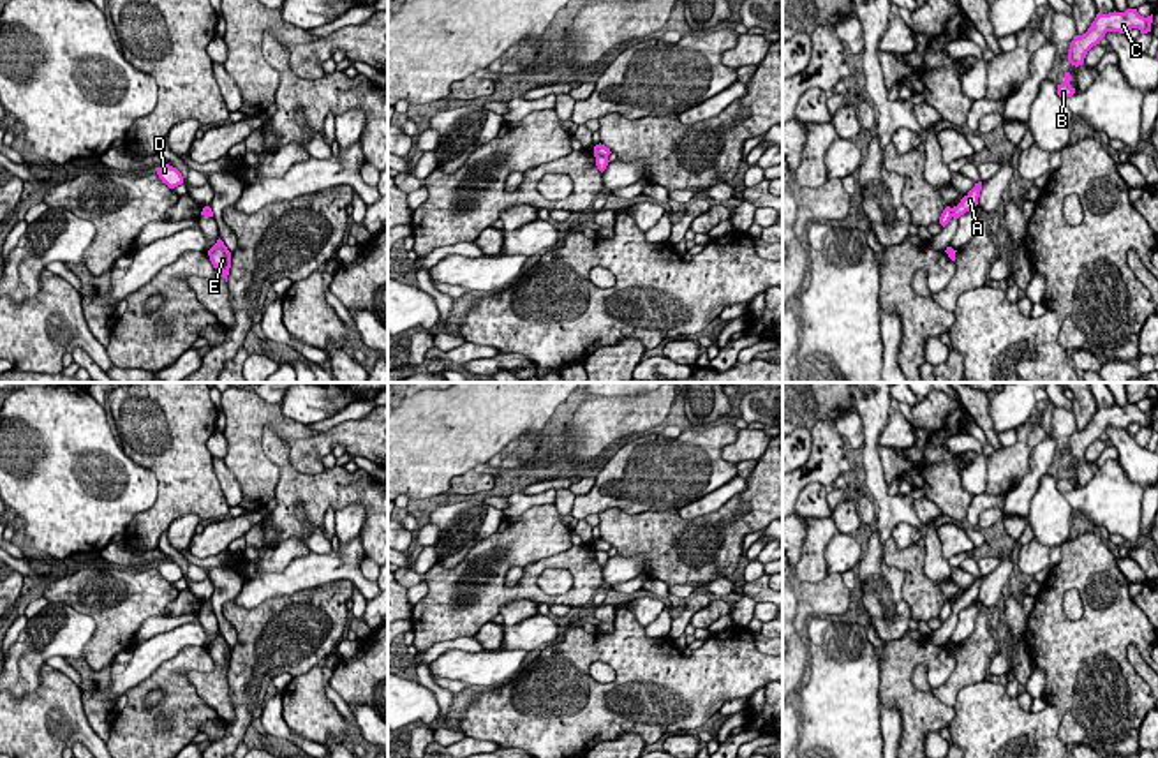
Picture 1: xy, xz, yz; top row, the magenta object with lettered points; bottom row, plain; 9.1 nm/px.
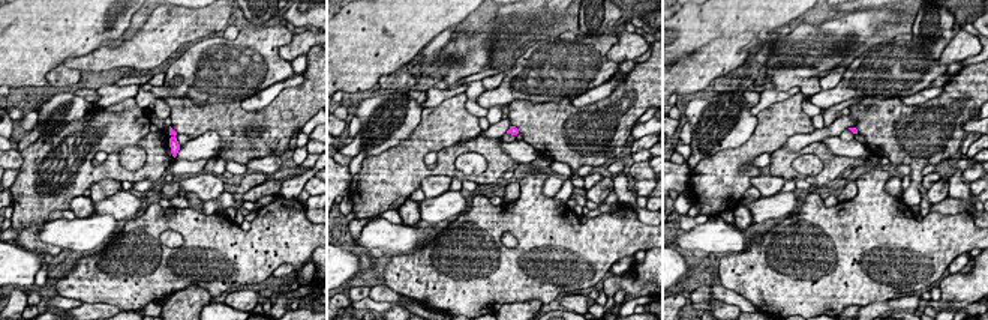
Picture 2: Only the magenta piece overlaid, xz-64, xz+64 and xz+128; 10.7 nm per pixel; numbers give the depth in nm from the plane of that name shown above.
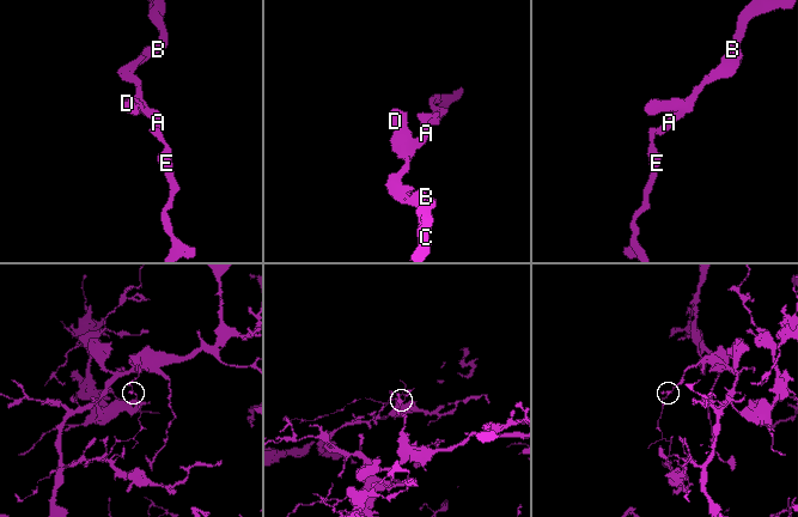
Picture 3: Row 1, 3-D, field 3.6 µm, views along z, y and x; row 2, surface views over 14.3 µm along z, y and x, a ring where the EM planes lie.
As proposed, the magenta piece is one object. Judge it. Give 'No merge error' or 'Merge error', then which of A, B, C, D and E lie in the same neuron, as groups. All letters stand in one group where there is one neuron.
Merge error. Groups: A B C D / E

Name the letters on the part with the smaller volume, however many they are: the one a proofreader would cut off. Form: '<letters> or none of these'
E

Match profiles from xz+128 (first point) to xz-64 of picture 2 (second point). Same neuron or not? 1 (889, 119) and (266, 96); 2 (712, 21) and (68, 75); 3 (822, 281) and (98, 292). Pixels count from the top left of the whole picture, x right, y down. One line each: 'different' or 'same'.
1: different
2: different
3: same

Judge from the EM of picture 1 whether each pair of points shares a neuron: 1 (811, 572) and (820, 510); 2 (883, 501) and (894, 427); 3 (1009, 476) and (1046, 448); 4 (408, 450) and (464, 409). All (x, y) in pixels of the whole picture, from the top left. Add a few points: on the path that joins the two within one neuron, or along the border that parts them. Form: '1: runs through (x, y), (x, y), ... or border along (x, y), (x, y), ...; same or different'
1: border along (829, 515), (804, 519); different
2: border along (892, 411), (880, 445); different
3: border along (1031, 450), (1028, 473), (1005, 494); different
4: runs through (422, 446), (450, 423); same

